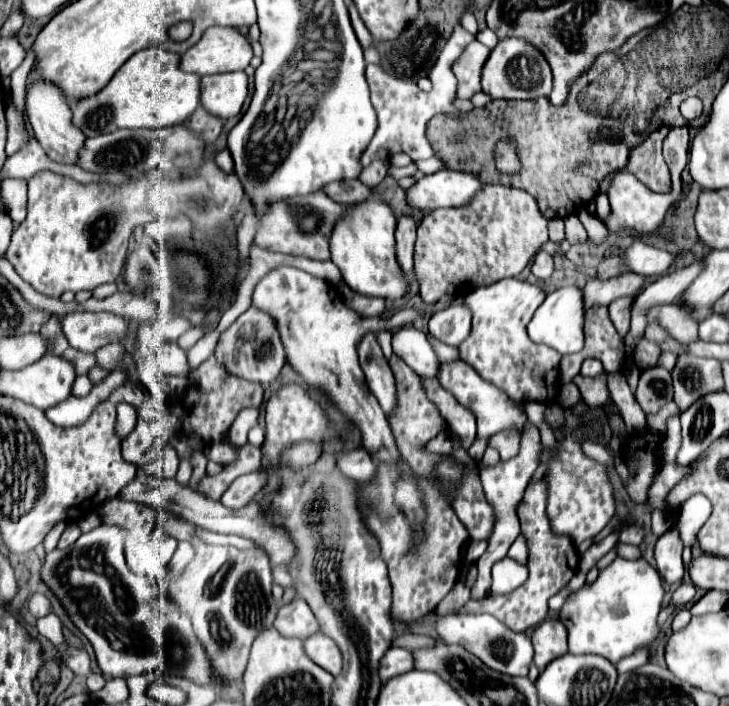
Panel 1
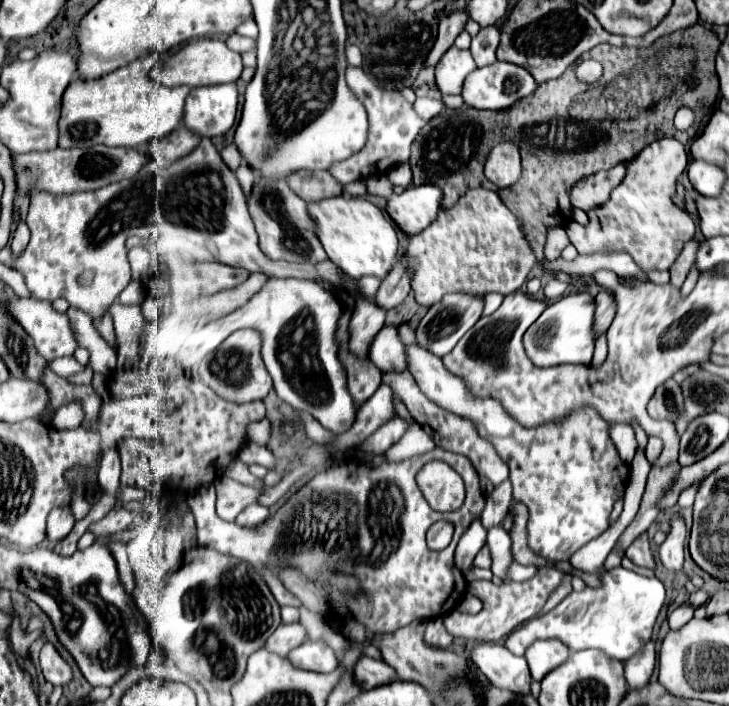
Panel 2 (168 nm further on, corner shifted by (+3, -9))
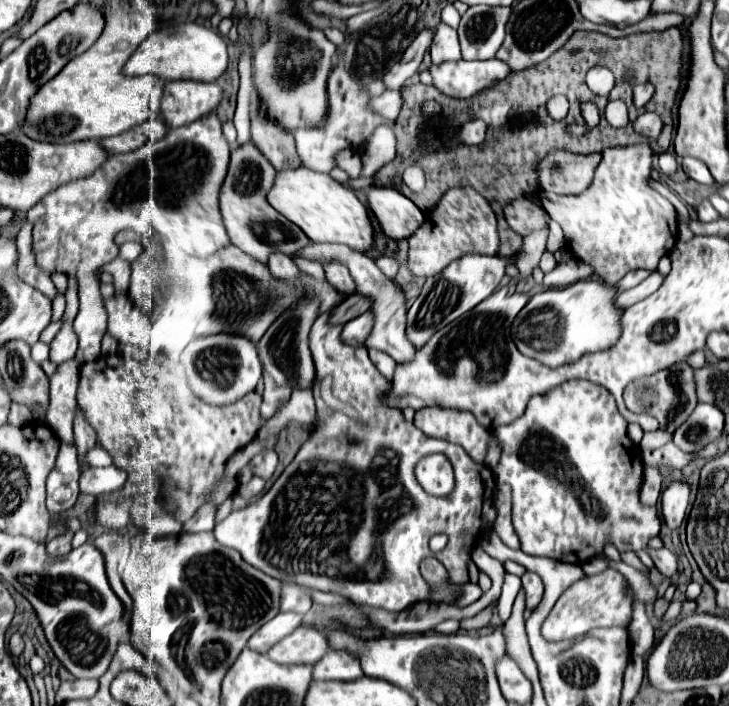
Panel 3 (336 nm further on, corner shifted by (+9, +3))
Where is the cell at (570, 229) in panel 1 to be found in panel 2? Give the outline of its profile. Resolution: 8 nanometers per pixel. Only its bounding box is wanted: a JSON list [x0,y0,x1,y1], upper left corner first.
[566,138,696,270]

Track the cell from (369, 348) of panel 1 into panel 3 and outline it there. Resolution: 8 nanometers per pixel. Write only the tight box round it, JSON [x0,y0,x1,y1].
[322,260,356,294]

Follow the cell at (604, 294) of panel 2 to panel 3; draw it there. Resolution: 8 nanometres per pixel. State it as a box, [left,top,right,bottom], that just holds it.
[616,270,652,292]

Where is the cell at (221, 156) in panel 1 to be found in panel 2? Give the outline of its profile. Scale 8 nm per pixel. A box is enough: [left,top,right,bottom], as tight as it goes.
[222,144,242,172]

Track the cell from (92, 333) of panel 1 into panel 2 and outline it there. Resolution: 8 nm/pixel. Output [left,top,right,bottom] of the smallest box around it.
[8,298,78,362]

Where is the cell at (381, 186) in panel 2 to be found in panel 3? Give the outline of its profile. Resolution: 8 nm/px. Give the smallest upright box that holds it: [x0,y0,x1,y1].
[336,150,362,178]

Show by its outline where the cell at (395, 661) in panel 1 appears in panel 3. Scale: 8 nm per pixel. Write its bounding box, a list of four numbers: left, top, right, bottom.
[312,650,362,680]

